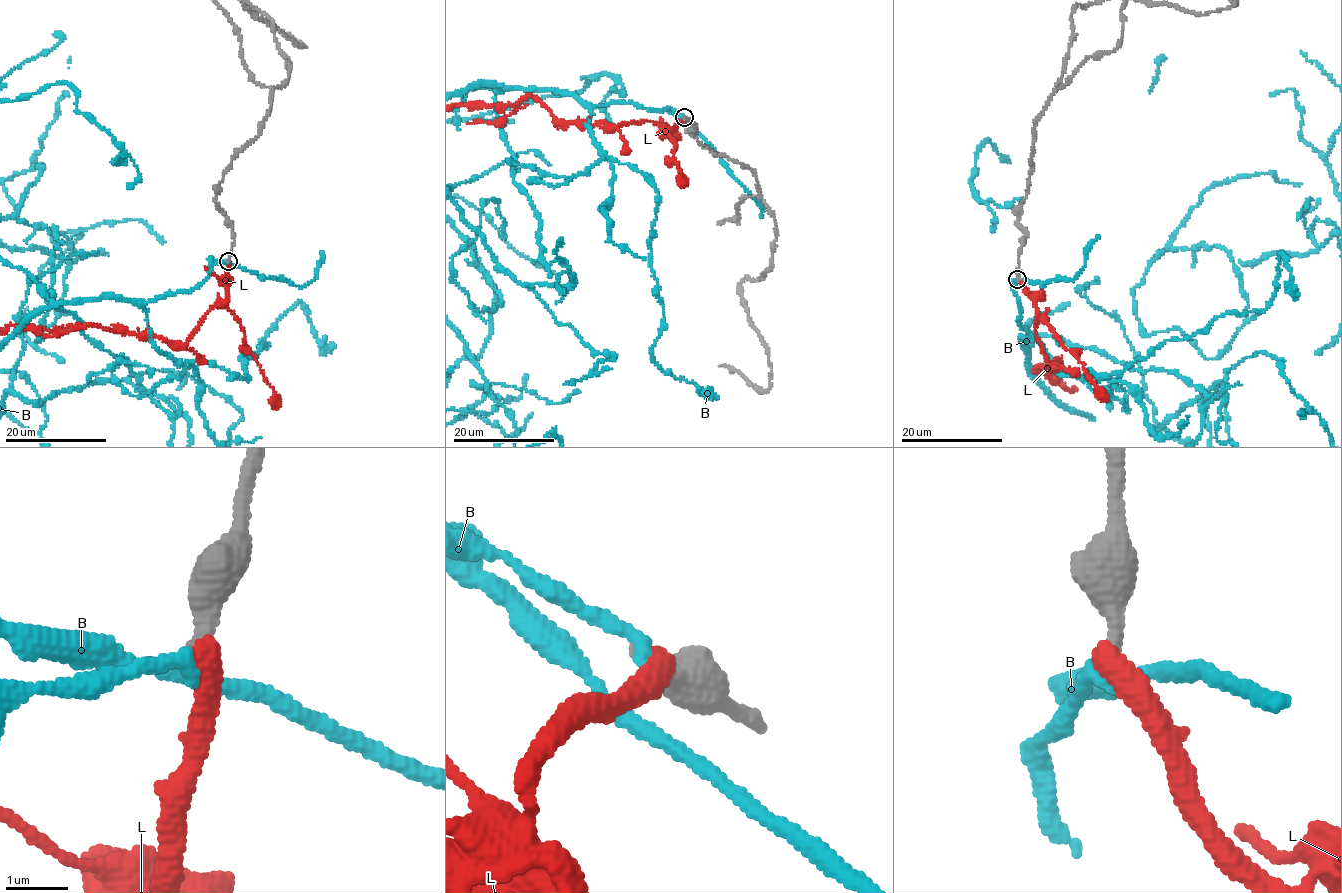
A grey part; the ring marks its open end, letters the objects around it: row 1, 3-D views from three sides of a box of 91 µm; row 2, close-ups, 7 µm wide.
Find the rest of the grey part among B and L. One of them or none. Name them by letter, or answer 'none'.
B

